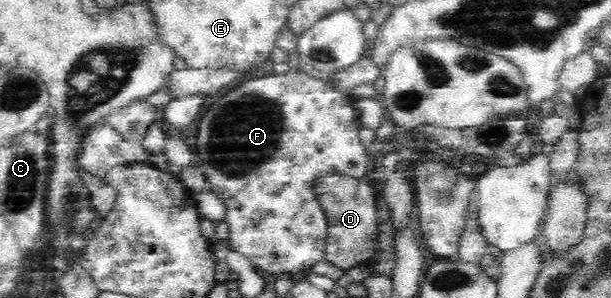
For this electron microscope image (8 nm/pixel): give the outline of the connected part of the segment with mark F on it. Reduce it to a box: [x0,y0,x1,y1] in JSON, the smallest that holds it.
[192,68,368,276]

